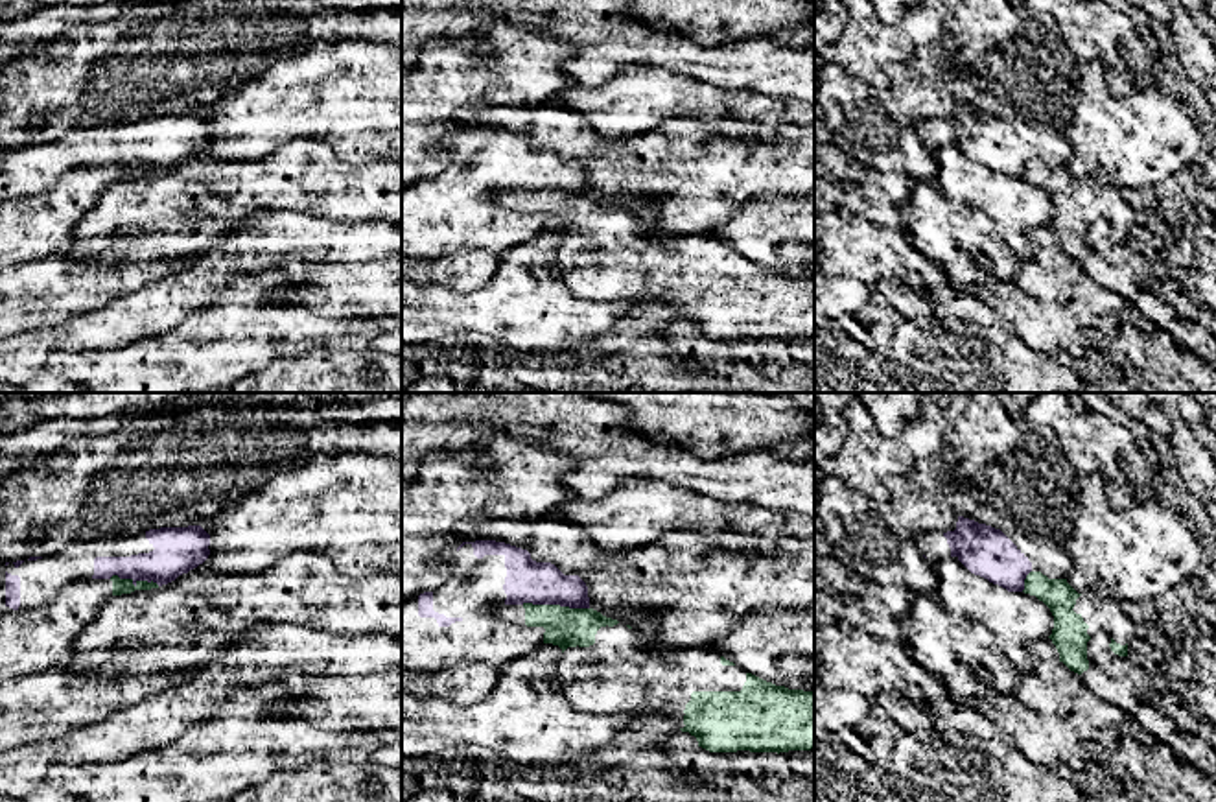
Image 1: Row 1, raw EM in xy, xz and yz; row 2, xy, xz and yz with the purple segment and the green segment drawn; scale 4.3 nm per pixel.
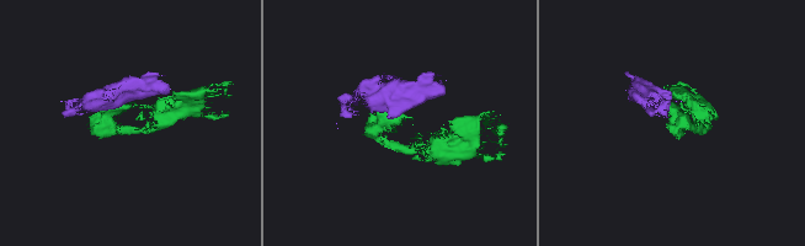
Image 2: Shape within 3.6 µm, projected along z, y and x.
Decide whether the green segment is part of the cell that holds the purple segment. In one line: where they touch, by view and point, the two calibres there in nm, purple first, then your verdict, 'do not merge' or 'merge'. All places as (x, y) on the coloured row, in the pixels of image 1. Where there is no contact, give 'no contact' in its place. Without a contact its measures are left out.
xz (555, 603) | 190/180 nm | do not merge

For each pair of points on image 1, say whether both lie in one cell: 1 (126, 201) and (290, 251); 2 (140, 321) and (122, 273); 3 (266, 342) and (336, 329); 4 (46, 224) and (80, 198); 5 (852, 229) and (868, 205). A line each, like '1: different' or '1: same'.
1: different
2: different
3: same
4: same
5: different

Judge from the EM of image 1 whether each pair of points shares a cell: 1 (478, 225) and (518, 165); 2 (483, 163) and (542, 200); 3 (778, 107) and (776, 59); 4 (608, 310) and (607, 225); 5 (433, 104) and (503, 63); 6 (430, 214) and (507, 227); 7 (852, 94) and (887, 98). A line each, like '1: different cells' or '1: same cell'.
1: same cell
2: different cells
3: different cells
4: different cells
5: same cell
6: same cell
7: same cell

